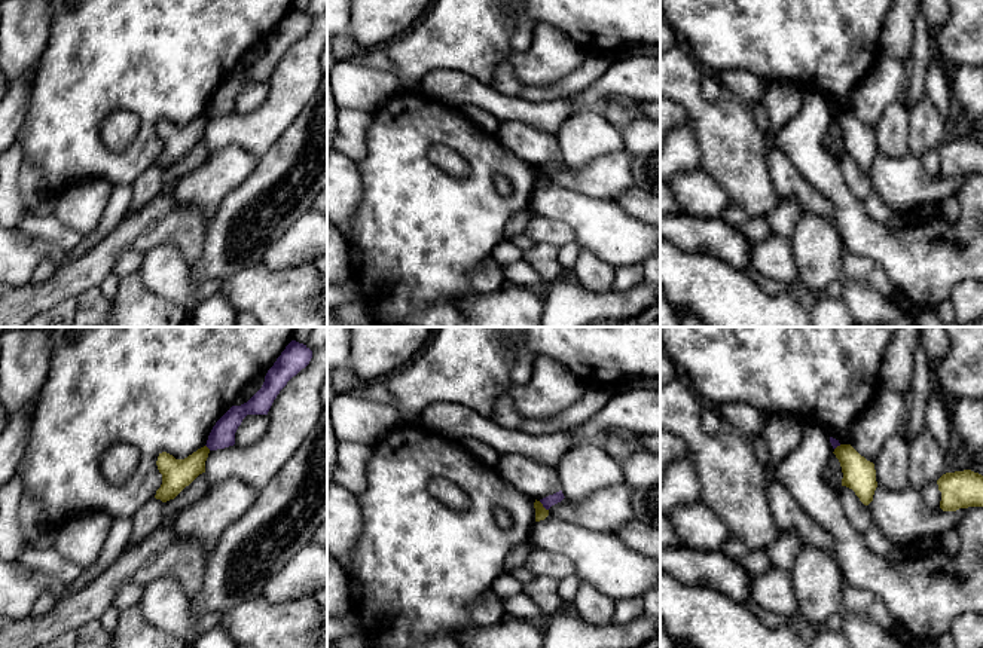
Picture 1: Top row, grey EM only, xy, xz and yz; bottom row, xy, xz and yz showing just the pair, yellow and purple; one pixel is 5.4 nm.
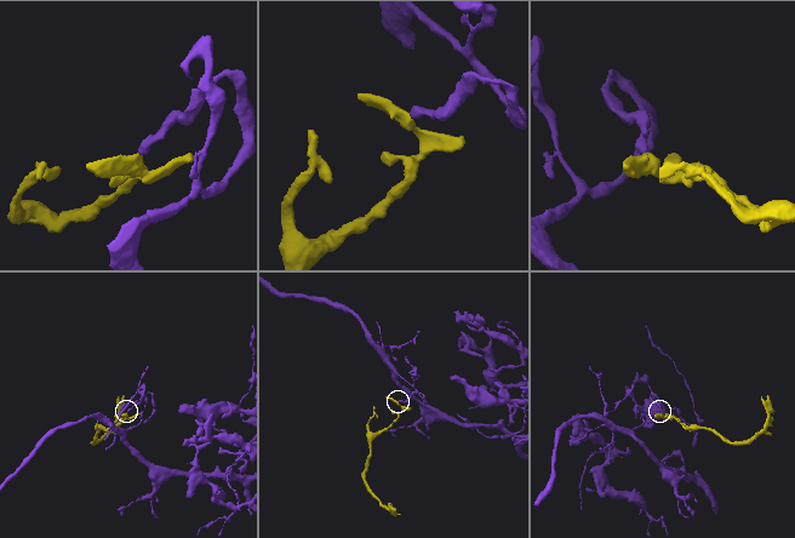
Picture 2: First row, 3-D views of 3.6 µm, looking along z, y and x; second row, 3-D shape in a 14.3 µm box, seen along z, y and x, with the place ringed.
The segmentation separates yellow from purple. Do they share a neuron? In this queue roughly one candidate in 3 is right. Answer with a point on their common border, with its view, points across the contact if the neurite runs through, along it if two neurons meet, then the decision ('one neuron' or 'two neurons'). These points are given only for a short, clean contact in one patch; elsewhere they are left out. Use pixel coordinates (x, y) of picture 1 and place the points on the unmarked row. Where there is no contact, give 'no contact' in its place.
xz (542, 173) | along xz (539, 168), (548, 177) | two neurons

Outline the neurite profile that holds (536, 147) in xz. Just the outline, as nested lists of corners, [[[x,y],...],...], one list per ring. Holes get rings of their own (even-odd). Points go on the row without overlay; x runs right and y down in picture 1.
[[[519,120],[503,122],[497,137],[513,155],[537,168],[561,158],[556,135]]]

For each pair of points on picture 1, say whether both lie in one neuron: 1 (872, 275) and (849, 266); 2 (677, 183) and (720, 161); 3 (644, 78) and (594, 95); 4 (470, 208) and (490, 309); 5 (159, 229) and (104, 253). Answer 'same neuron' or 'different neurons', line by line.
1: same neuron
2: different neurons
3: same neuron
4: different neurons
5: same neuron

